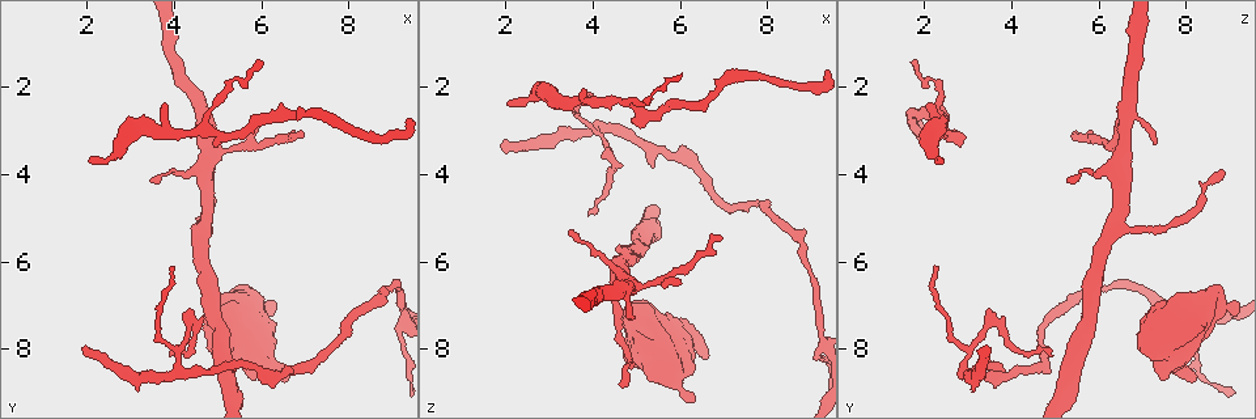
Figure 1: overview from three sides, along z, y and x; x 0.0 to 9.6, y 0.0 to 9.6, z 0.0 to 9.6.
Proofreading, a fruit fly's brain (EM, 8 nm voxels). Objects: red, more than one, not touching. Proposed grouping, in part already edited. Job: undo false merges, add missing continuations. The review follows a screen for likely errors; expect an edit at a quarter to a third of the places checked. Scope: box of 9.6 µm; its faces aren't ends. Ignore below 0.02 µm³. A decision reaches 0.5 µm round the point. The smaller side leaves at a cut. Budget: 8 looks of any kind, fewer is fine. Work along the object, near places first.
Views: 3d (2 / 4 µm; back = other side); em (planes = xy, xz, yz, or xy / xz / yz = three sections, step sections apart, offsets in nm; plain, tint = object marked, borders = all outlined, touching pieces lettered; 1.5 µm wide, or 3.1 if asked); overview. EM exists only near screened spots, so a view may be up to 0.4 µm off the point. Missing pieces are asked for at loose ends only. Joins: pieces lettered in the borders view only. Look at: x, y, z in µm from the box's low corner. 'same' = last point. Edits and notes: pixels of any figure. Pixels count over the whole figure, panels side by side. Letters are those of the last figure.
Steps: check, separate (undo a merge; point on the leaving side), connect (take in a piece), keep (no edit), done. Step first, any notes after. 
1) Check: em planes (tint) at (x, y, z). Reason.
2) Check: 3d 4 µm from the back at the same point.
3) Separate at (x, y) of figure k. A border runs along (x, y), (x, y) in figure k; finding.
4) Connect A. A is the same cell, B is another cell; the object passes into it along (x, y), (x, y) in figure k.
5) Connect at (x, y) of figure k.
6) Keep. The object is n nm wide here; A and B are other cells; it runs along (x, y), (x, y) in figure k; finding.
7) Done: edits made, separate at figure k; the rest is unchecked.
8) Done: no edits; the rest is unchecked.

Check: 3d 2 µm at (3.85, 2.40, 2.10).

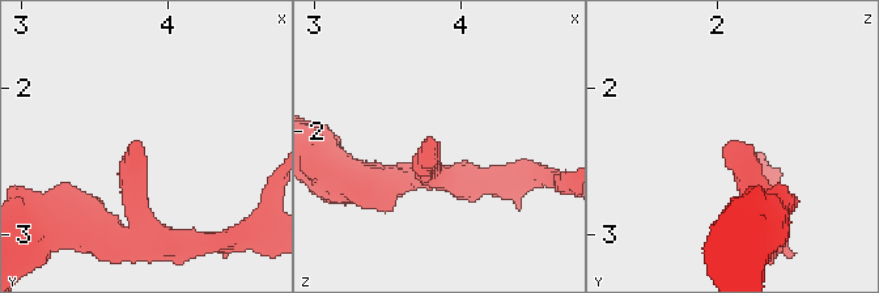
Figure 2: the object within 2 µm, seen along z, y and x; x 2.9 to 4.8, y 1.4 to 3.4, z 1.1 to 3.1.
Check: em planes (borders) at (3.82, 2.38, 2.08). Shape alone is not enough.

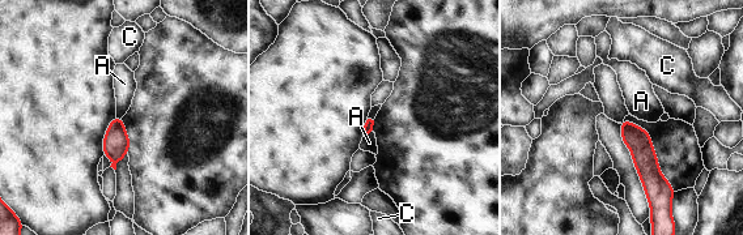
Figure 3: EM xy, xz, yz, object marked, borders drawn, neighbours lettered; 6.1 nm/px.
Keep. A and C are other cells; a border runs along (372, 129), (364, 137) in figure 3; none of them fits.

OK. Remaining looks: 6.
Check: em 3.1 µm planes (borders) at (2.10, 3.65, 2.45).

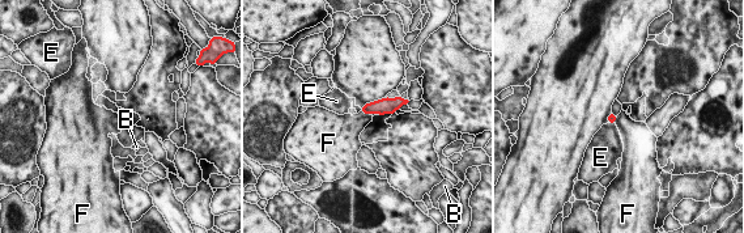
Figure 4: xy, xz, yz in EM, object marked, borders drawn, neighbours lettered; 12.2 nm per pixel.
Keep. B, E and F are other cells; a border runs along (361, 110), (369, 114) in figure 4; no lettered piece goes on from it.

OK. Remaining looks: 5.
Check: em planes (borders) at (3.95, 8.15, 4.90). End of a long branch.

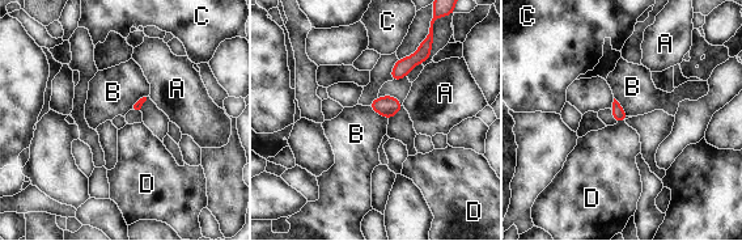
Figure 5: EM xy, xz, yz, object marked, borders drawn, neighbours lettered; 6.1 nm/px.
Keep. The longest contact is with B, 160 nm; A, B, C and D are other cells; a border runs along (624, 121), (617, 123) in figure 5; no lettered piece goes on from it.

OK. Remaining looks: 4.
Done: no edits; the rest is unchecked.

